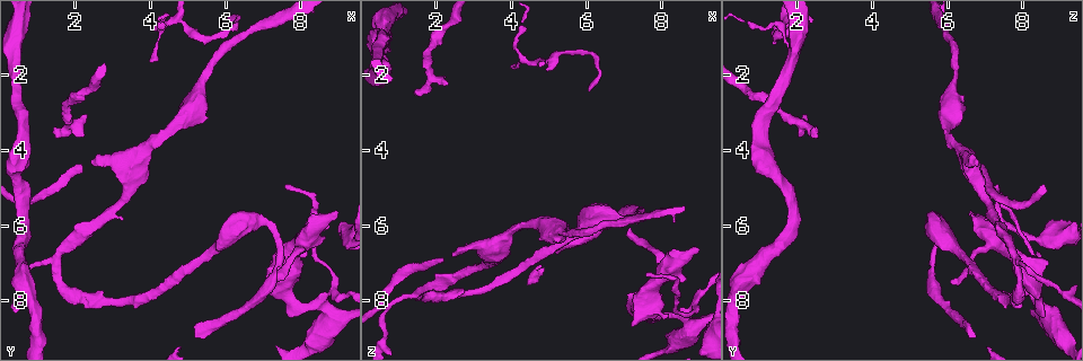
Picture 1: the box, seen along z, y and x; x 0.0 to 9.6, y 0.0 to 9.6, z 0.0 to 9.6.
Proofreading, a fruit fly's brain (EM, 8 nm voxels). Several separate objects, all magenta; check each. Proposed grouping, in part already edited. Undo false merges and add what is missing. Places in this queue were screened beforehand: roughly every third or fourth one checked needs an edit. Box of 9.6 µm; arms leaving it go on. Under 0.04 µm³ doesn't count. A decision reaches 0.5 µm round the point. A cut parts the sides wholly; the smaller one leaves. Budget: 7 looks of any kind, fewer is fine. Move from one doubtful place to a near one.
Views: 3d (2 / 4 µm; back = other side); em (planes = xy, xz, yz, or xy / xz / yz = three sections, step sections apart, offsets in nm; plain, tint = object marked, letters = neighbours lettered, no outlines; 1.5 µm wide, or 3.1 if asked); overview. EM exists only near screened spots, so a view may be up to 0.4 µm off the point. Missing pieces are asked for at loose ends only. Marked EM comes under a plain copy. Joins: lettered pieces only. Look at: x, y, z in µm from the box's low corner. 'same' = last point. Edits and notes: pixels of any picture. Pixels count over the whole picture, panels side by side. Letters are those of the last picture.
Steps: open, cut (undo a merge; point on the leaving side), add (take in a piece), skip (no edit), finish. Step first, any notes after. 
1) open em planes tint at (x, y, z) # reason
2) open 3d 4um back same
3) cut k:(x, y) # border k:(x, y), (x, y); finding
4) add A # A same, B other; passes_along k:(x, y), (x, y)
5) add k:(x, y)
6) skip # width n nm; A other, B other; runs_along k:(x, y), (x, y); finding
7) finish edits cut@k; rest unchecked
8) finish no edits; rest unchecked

open 3d 4um at (1.40, 3.45, 2.30) # branch stops here

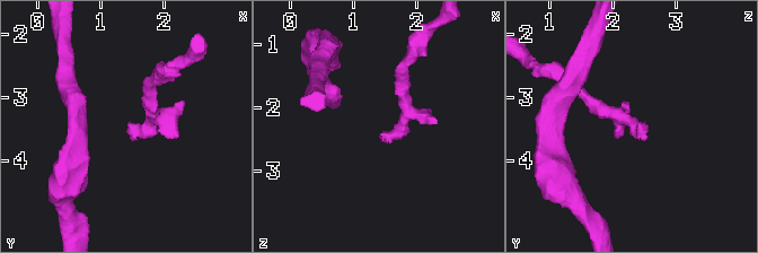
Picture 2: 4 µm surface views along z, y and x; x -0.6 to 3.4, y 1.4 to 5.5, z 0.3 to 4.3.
open em planes letters at (1.45, 3.40, 2.40) # shape alone is not enough

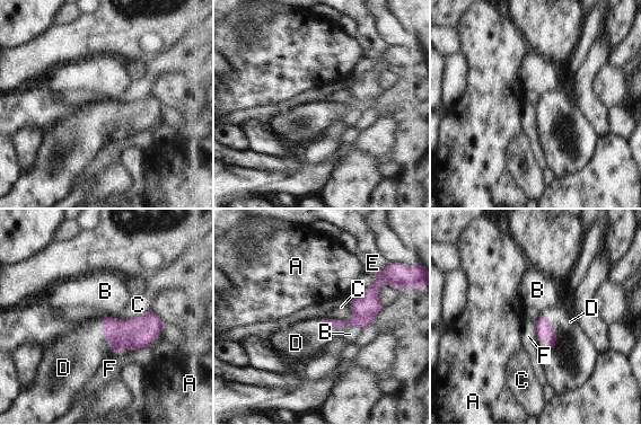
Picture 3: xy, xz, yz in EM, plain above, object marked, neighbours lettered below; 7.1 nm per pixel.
add D # A other, B other, C other, D same, E other, F other; passes_along 3:(133, 334), (102, 321), (77, 345); the neuron continues

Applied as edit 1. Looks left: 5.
open em planes letters at (1.55, 6.90, 7.80)

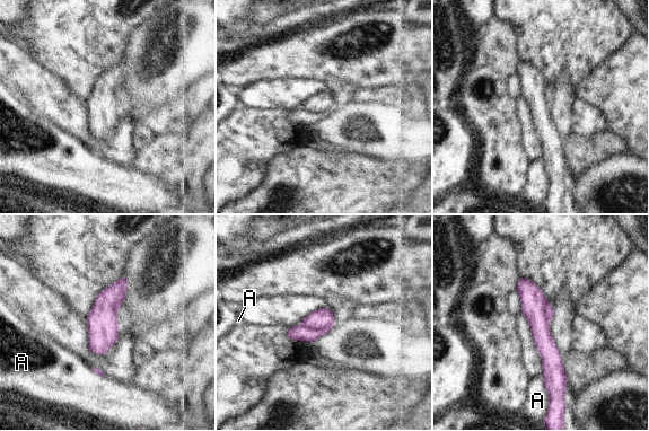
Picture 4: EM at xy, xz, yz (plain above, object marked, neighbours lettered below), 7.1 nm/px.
cut 4:(299, 333) # A other; border 4:(333, 322), (321, 328), (303, 324); two neurons meet here

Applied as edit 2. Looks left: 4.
finish edits add@3, cut@4; rest unchecked

